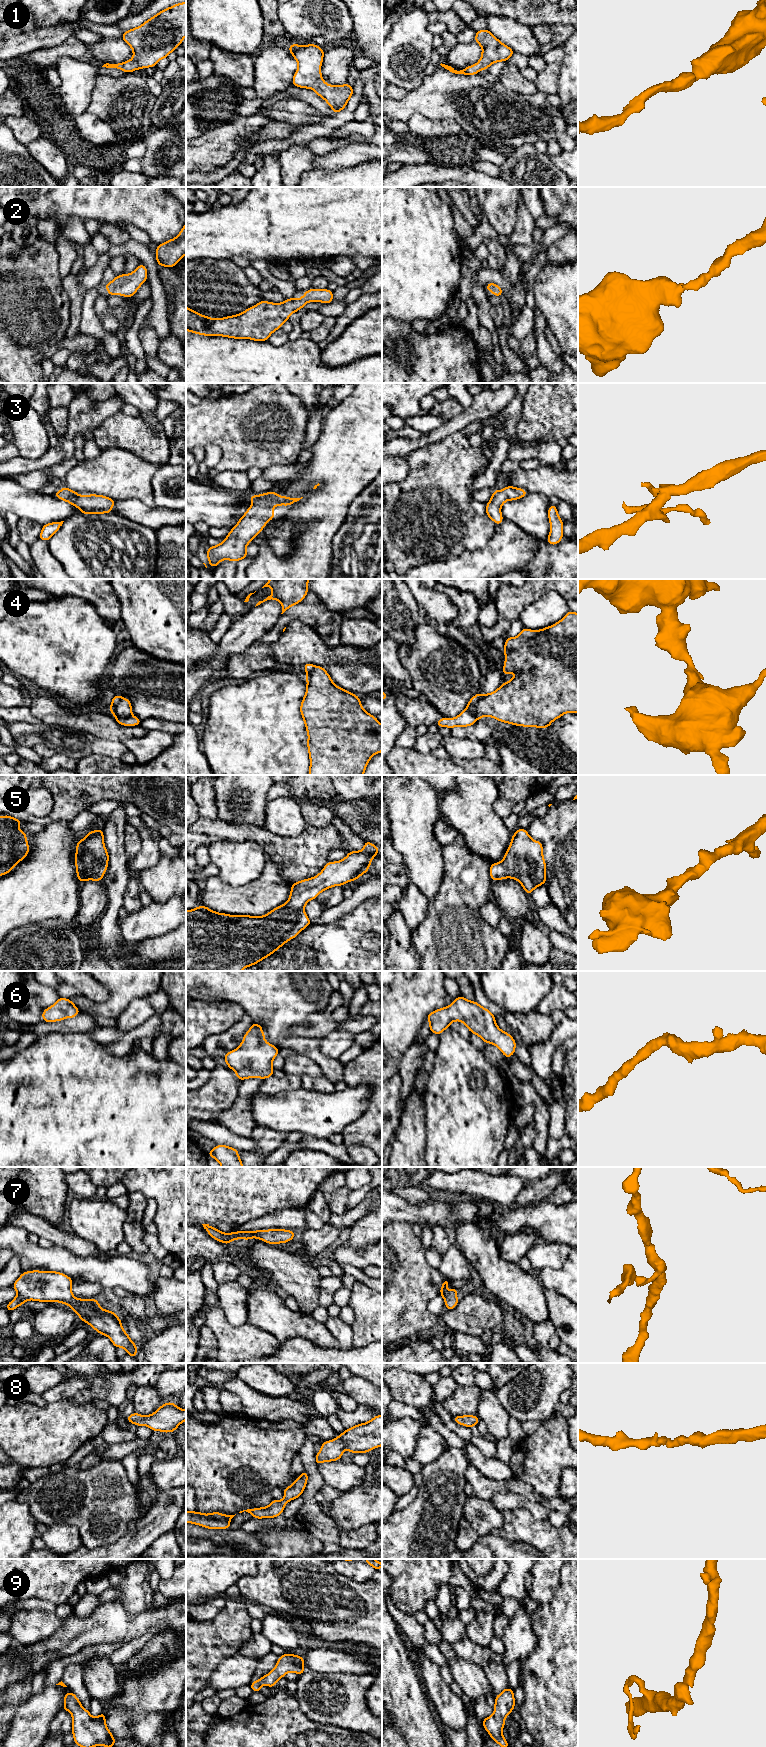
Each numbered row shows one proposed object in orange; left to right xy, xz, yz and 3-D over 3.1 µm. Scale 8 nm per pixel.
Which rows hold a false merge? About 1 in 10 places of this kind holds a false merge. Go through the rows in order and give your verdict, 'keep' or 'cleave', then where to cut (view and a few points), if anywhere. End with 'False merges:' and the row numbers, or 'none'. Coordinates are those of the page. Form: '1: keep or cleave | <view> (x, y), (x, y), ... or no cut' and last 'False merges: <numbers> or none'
1: keep | no cut
2: keep | no cut
3: keep | no cut
4: cleave | yz (482, 694), (469, 707), (469, 710), (477, 718)
5: keep | no cut
6: keep | no cut
7: keep | no cut
8: keep | no cut
9: keep | no cut
False merges: 4

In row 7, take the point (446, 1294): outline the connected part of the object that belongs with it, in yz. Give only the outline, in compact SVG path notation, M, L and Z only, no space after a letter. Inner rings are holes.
M445 1278L441 1288L440 1288L440 1295L443 1297L443 1299L445 1300L445 1306L446 1306L446 1310L452 1310L454 1309L459 1300L456 1298L457 1294L458 1294L458 1289L454 1288L452 1290L446 1290L446 1286L449 1284L450 1280Z

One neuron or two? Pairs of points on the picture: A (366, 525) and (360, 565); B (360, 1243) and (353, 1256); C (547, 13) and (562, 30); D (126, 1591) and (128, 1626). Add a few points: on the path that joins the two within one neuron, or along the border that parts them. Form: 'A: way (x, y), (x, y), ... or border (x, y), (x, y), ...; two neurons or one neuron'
A: way (366, 535), (360, 544), (360, 555); one neuron
B: border (348, 1241), (358, 1251), (363, 1251), (371, 1246); two neurons
C: border (567, 24), (552, 24), (550, 26); two neurons
D: border (115, 1598), (130, 1618), (148, 1608); two neurons

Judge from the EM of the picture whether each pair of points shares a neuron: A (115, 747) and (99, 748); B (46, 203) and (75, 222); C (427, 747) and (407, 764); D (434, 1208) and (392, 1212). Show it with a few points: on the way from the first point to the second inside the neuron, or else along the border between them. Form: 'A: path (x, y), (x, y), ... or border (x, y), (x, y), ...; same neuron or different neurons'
A: path (111, 748), (103, 748); same neuron
B: border (83, 220), (70, 216), (60, 228); different neurons
C: border (413, 747), (422, 753), (444, 758); different neurons
D: path (424, 1212), (402, 1212); same neuron

